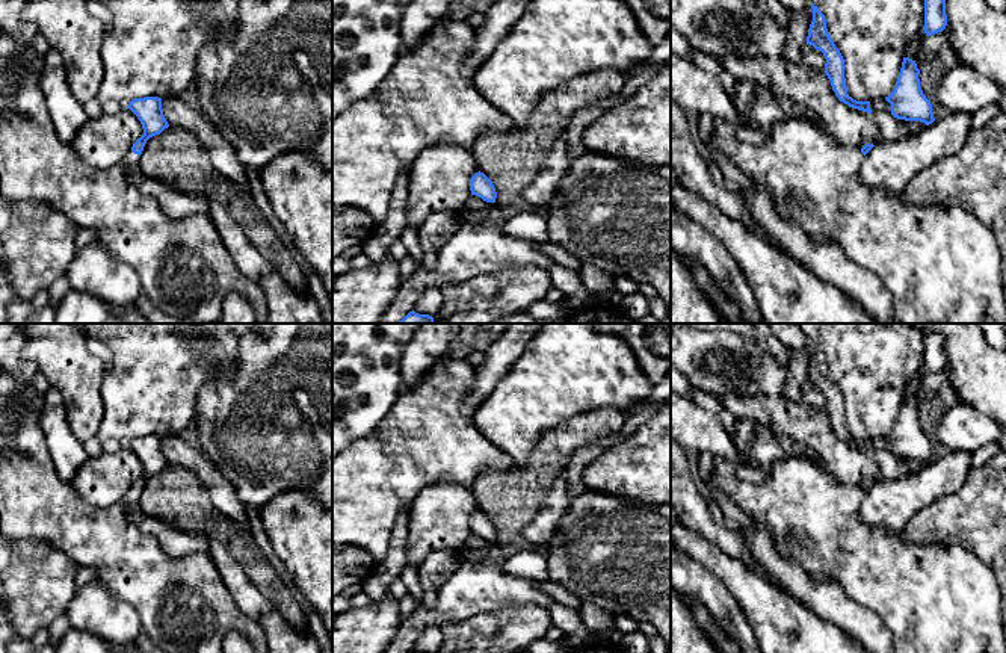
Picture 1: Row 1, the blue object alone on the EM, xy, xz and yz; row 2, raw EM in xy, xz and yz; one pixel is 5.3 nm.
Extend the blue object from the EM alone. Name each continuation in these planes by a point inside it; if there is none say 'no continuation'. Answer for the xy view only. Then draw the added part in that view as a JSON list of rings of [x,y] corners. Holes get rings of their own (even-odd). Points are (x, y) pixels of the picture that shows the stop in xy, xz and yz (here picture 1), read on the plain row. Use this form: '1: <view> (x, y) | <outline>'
1: xy (183, 605) | [[[0,370],[0,532],[14,540],[45,541],[79,567],[95,568],[97,579],[116,599],[133,606],[142,632],[166,653],[222,653],[224,639],[233,630],[246,636],[255,653],[269,653],[263,629],[237,608],[208,550],[189,555],[166,552],[153,535],[143,532],[139,523],[128,517],[125,506],[139,502],[139,494],[133,490],[115,505],[97,508],[85,502],[71,482],[59,478],[39,425],[42,407],[44,396],[33,388],[32,381]]]

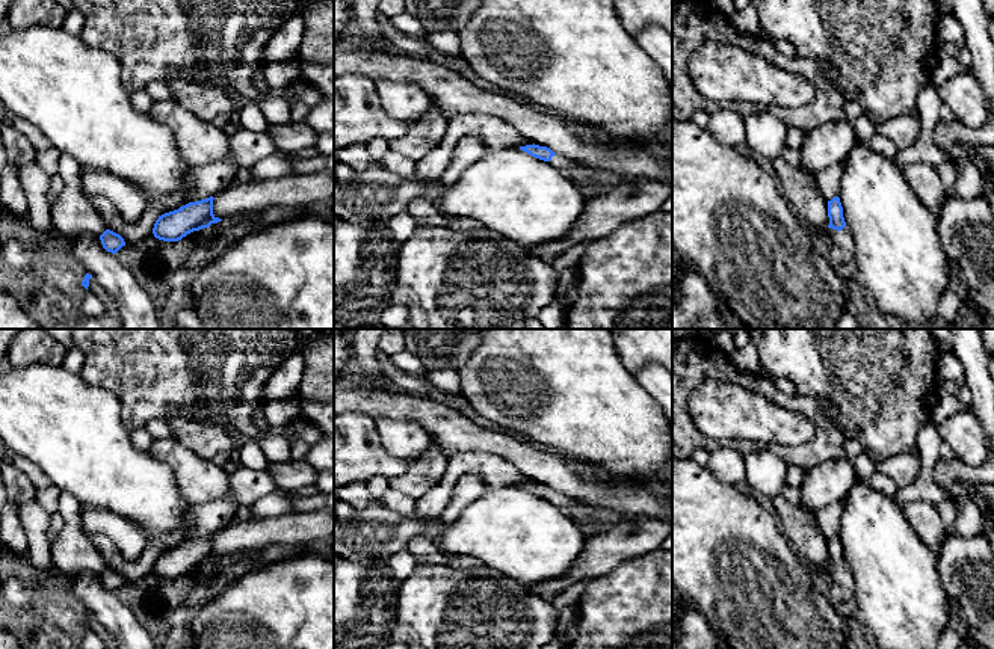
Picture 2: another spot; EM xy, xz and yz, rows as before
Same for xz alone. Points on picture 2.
1: xz (591, 519) | [[[557,492],[553,494],[548,501],[553,506],[559,507],[568,518],[571,518],[586,536],[603,533],[612,530],[619,524],[627,524],[633,521],[625,513],[583,504]]]

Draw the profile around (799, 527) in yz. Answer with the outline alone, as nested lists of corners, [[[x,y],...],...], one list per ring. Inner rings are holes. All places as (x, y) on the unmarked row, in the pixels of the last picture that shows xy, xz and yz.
[[[783,495],[773,497],[772,503],[779,518],[781,533],[796,554],[813,564],[828,564],[828,539],[823,536],[816,515],[789,503]]]

